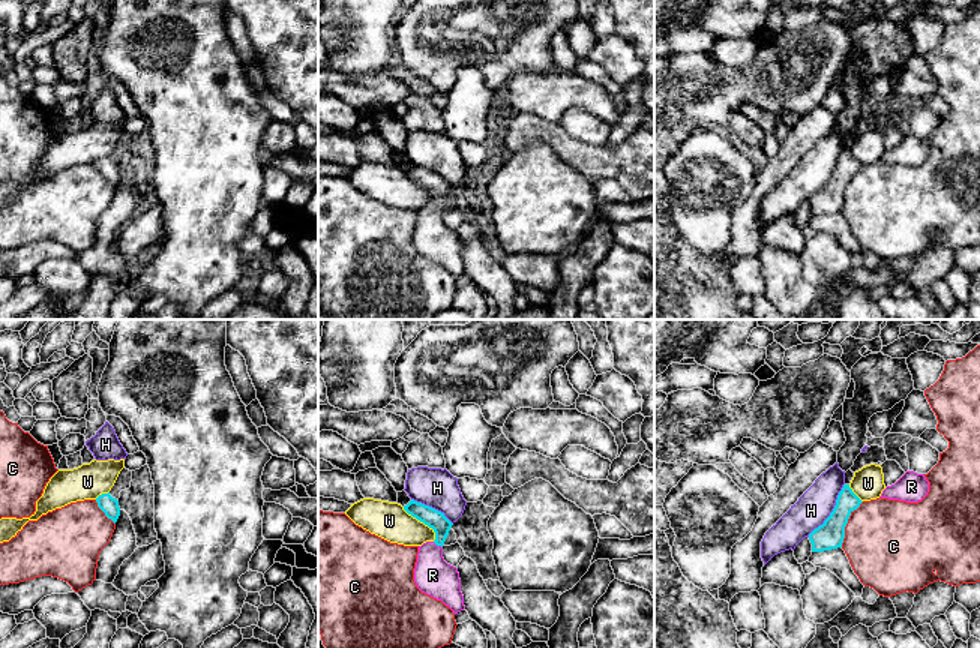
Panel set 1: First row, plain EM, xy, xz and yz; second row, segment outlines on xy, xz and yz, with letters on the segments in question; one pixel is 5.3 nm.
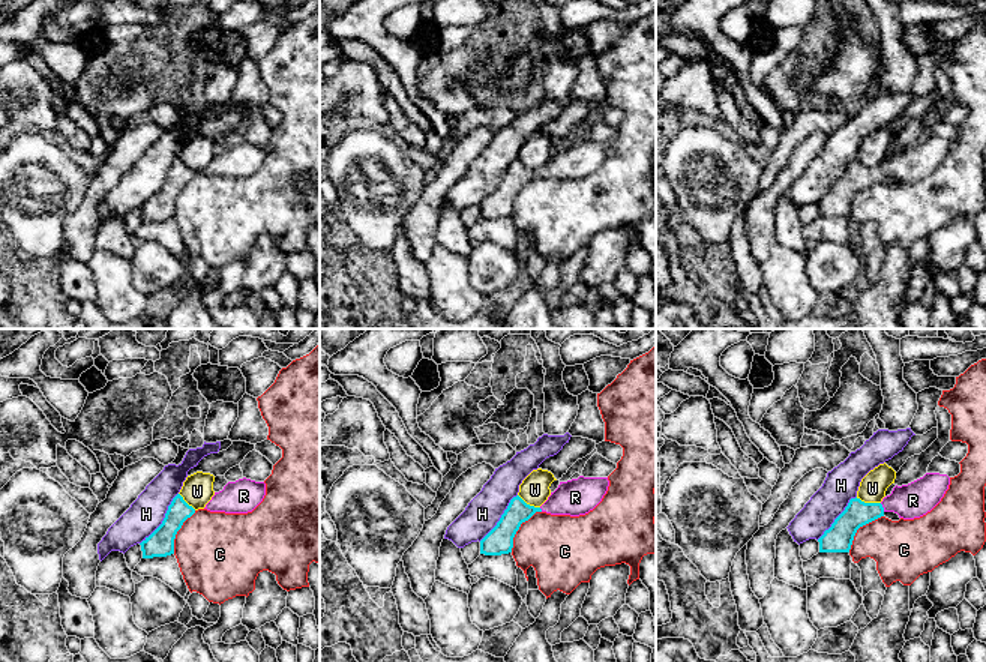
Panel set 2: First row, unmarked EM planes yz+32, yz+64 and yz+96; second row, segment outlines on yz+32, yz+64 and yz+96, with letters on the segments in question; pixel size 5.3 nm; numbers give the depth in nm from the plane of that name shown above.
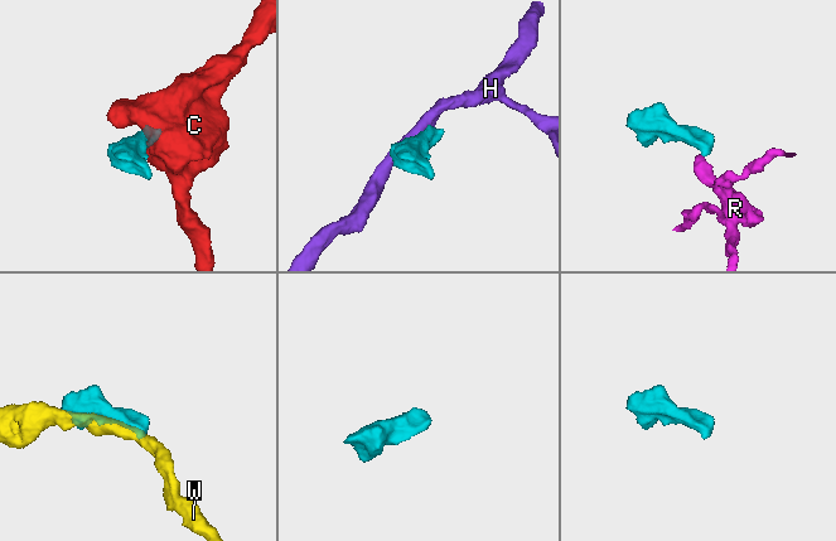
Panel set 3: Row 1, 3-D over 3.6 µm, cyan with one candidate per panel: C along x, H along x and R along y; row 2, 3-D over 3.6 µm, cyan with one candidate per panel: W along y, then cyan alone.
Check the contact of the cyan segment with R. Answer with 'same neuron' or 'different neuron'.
same neuron

